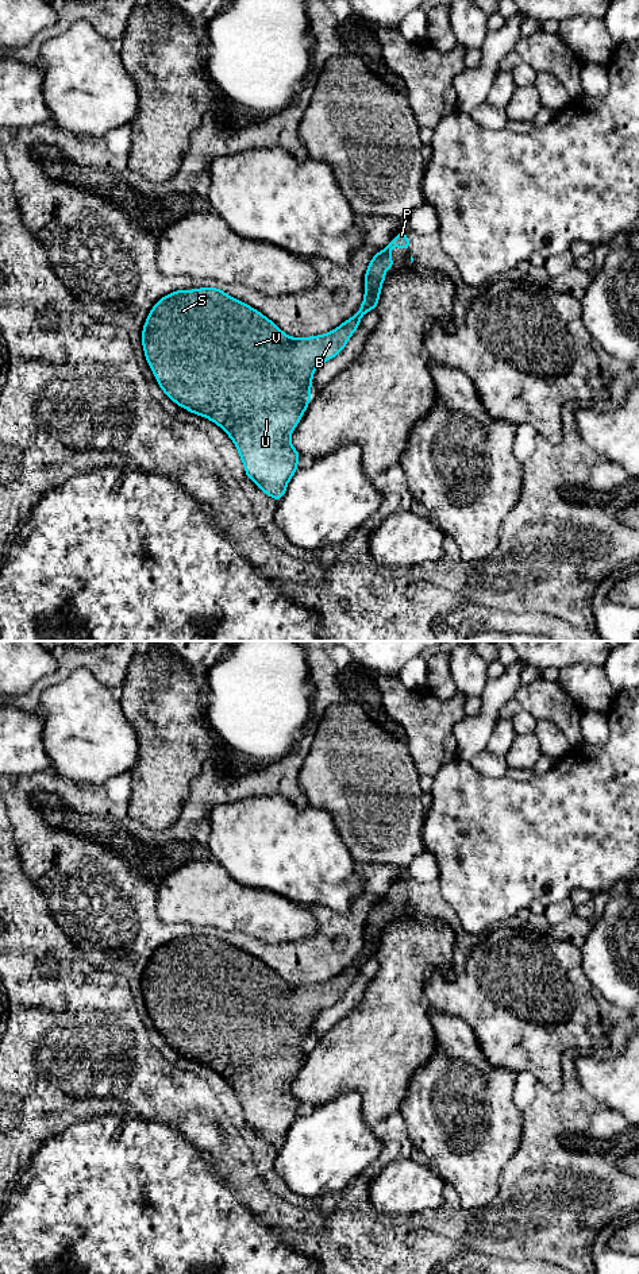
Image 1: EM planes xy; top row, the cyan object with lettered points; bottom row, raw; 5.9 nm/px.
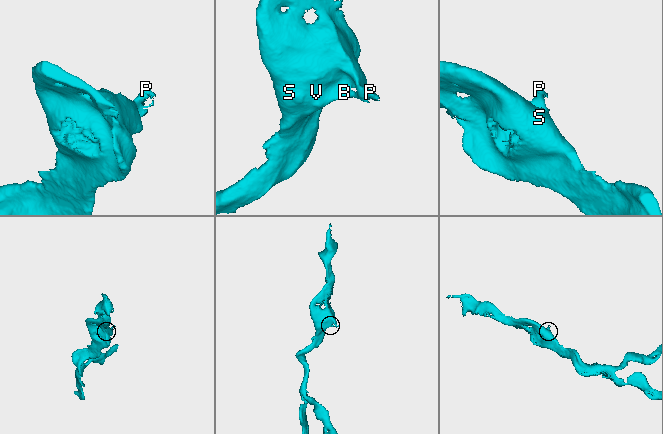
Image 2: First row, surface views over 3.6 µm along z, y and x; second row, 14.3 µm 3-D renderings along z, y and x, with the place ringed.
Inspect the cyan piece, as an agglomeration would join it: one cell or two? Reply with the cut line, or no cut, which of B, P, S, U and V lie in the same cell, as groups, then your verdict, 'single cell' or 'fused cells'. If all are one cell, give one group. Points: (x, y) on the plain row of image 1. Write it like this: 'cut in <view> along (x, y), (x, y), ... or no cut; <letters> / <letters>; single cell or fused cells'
no cut; B P S U V; single cell

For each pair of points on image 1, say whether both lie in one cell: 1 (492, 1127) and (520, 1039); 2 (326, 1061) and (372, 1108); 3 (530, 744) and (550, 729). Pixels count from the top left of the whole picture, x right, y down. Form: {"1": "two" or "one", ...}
{"1": "two", "2": "one", "3": "two"}

